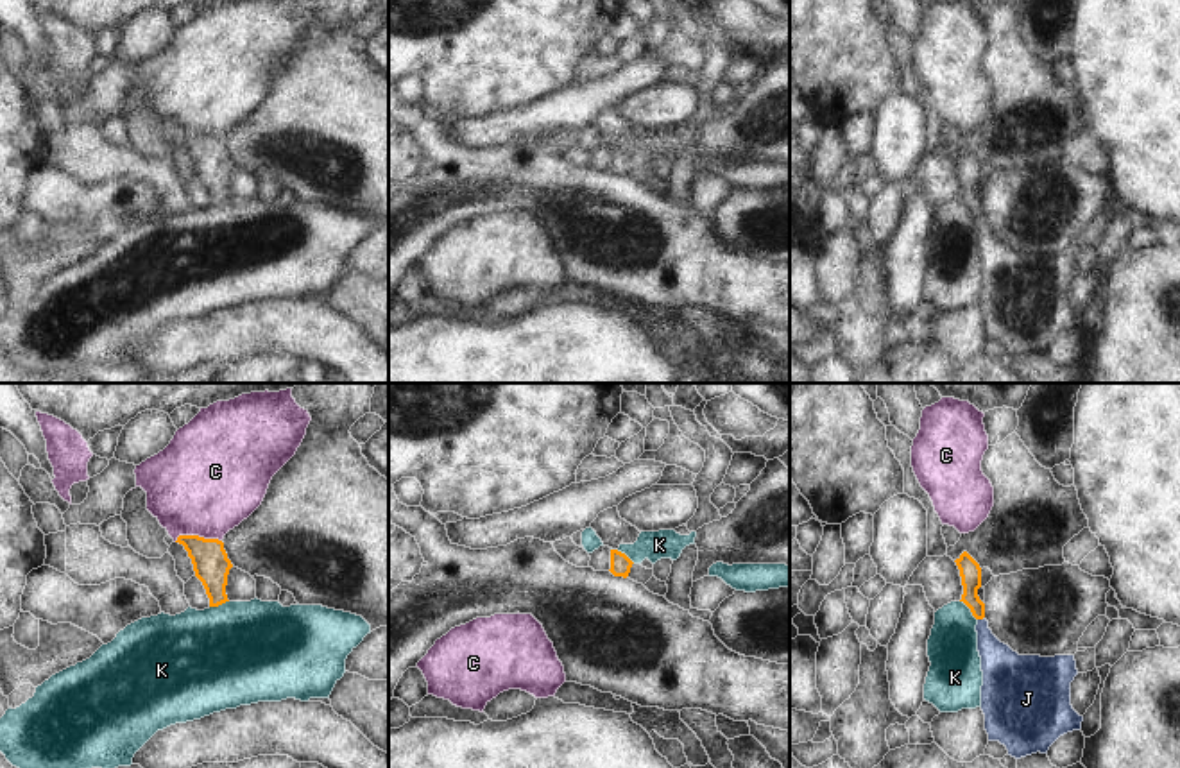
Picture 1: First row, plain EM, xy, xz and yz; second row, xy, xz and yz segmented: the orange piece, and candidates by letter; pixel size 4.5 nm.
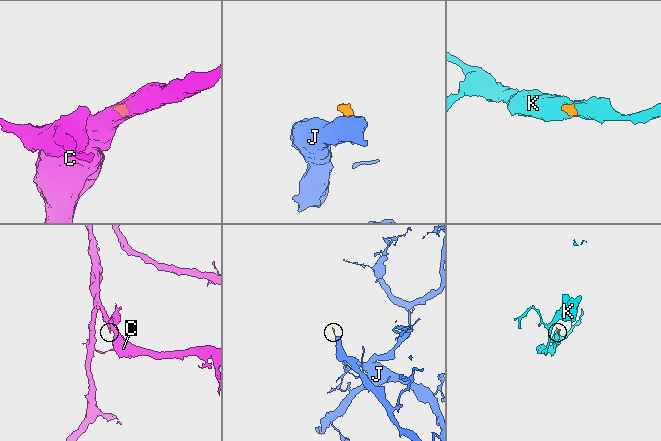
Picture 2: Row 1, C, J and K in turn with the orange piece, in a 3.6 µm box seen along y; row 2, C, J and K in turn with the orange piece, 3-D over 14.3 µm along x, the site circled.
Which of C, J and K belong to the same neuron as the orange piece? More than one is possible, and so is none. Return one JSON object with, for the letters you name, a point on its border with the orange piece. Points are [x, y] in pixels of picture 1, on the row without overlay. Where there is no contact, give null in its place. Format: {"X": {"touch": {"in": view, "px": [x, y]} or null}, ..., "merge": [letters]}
{"J": {"touch": {"in": "yz", "px": [980, 217]}}, "merge": ["J"]}

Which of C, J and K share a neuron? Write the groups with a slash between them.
C / J / K

